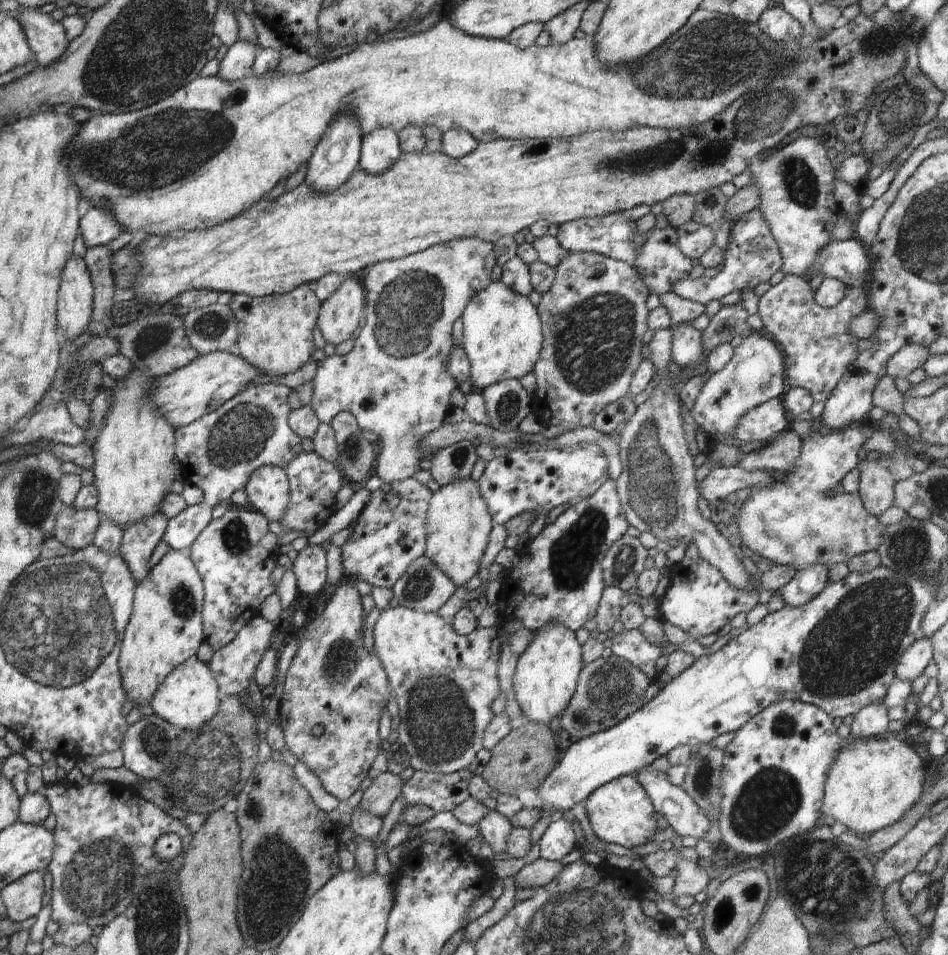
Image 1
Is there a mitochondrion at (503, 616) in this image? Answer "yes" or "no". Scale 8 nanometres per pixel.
no

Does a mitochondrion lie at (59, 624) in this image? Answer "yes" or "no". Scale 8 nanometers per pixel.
yes

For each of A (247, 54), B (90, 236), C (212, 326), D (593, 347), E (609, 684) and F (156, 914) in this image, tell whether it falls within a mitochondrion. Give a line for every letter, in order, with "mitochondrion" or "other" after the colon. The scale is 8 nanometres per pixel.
A: other
B: other
C: mitochondrion
D: mitochondrion
E: mitochondrion
F: mitochondrion

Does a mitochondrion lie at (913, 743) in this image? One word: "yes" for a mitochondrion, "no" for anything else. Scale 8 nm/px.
no

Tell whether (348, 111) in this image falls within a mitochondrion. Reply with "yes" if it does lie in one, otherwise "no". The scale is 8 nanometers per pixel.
no

